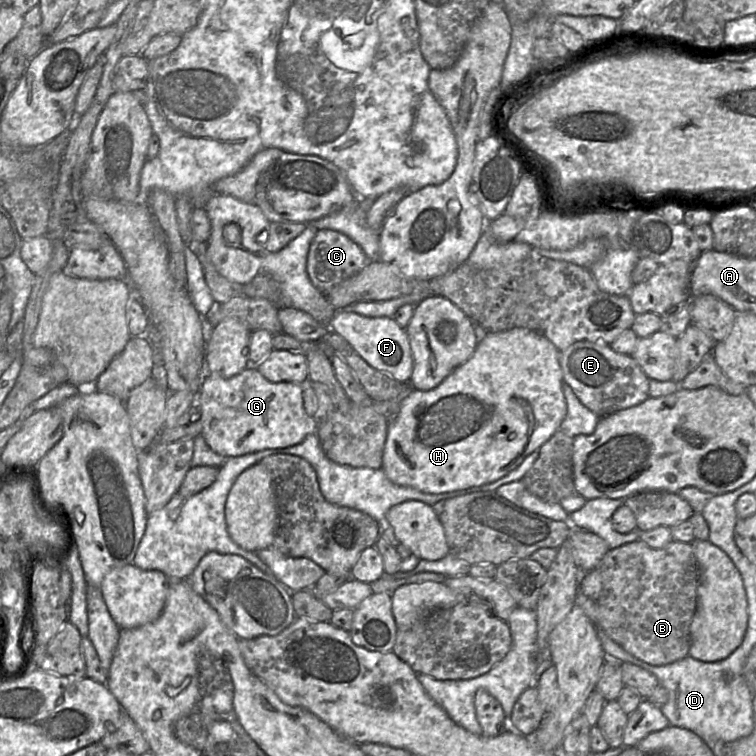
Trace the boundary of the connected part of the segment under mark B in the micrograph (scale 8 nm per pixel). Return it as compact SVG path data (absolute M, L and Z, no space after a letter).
M639 539L609 549L595 569L600 573L603 585L602 592L597 600L597 621L612 640L636 658L652 665L669 664L689 655L690 624L697 608L697 588L699 583L699 568L692 543L672 540L663 548L656 549L649 547L644 541Z

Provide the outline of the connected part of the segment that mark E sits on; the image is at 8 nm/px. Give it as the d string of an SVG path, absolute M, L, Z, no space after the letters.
M581 340L559 355L563 381L567 383L580 402L600 418L636 406L650 395L650 378L631 355L615 352L603 342Z

